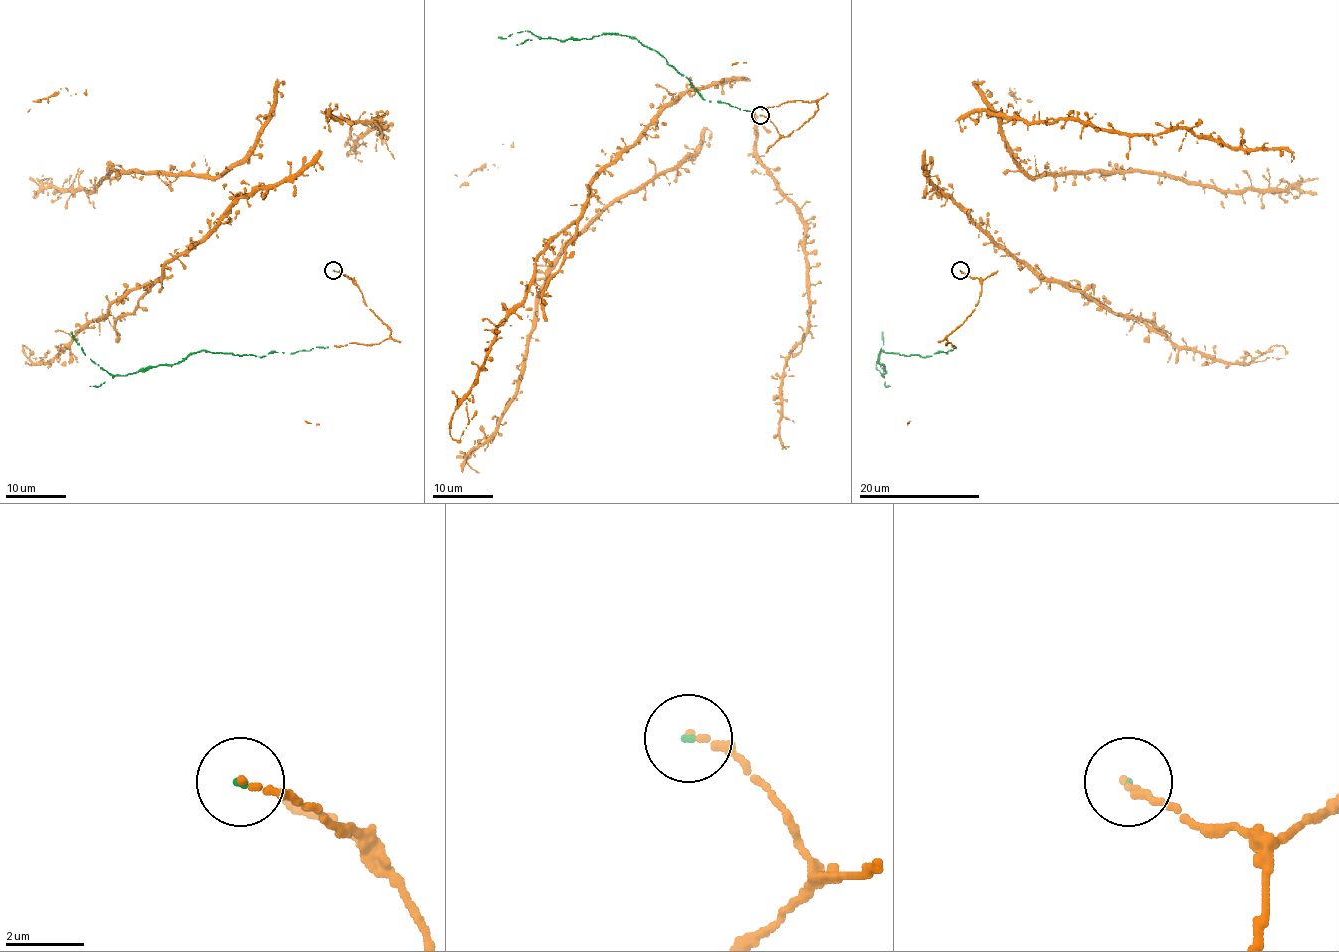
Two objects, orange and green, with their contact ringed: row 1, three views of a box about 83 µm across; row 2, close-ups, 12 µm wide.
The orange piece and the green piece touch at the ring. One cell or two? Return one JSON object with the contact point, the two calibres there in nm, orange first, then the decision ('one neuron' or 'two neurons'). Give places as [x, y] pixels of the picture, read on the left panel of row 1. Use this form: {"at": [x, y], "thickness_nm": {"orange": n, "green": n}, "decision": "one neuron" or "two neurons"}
{"at": [333, 270], "thickness_nm": {"orange": 170, "green": 100}, "decision": "one neuron"}

